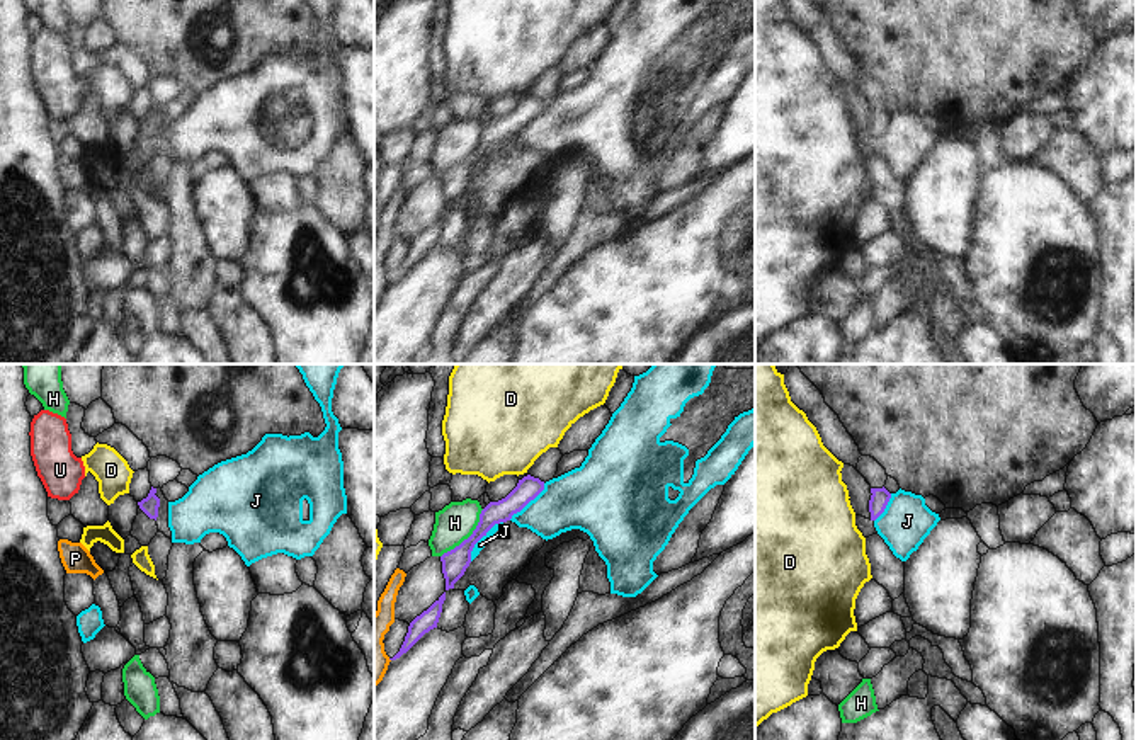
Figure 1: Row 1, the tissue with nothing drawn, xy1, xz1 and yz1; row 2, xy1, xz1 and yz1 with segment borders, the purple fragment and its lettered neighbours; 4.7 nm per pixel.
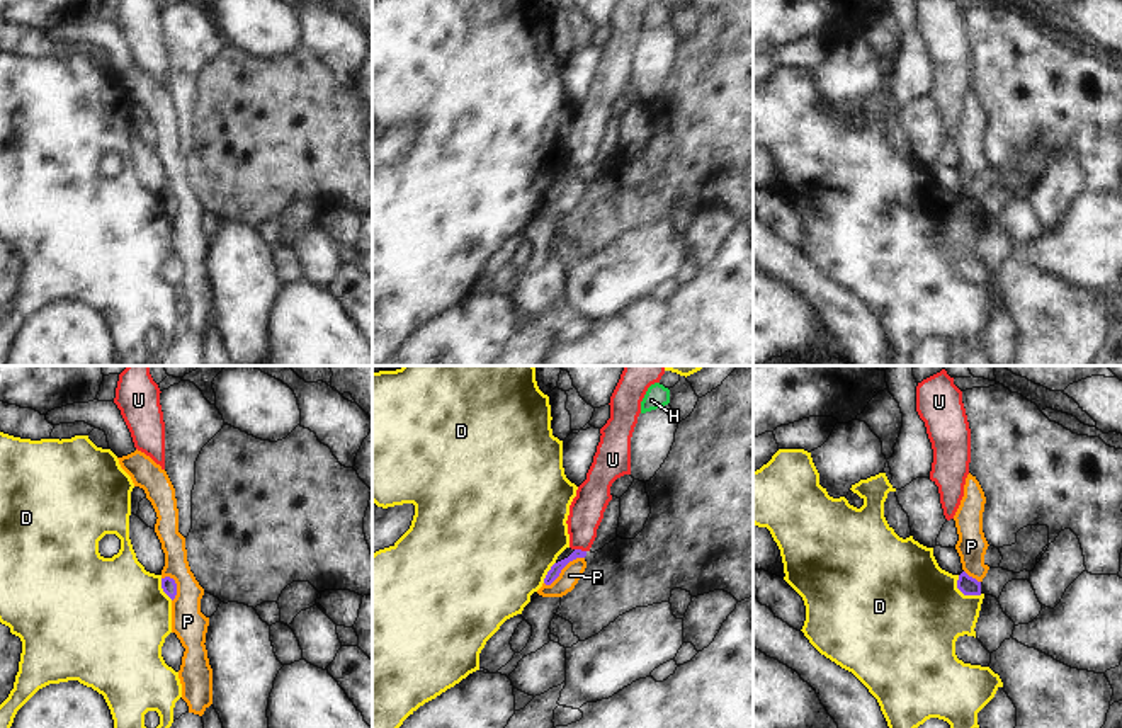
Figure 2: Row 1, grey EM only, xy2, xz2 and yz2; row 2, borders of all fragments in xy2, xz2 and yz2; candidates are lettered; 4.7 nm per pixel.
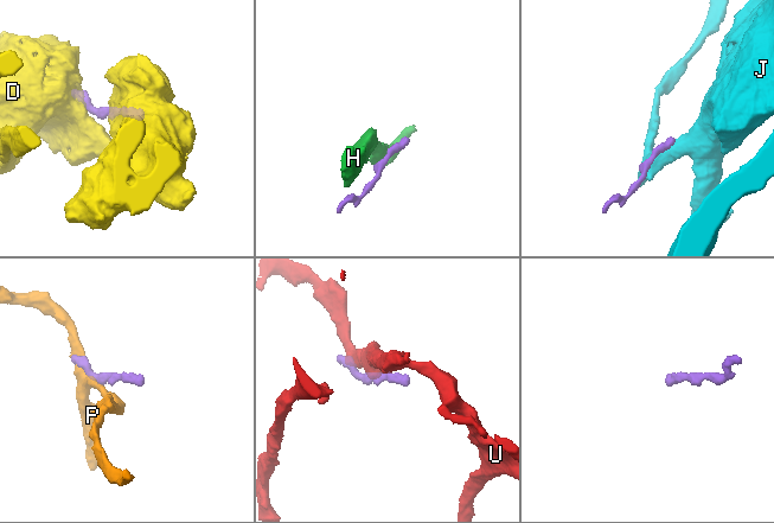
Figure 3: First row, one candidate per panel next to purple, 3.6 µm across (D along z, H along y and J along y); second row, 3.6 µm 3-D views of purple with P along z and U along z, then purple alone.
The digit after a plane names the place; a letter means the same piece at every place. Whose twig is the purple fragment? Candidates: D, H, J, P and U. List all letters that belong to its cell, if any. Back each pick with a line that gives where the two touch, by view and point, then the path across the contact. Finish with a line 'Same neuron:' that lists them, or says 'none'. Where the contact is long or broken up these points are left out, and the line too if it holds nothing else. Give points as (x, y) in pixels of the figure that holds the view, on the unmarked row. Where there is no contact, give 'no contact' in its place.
Same neuron: none

